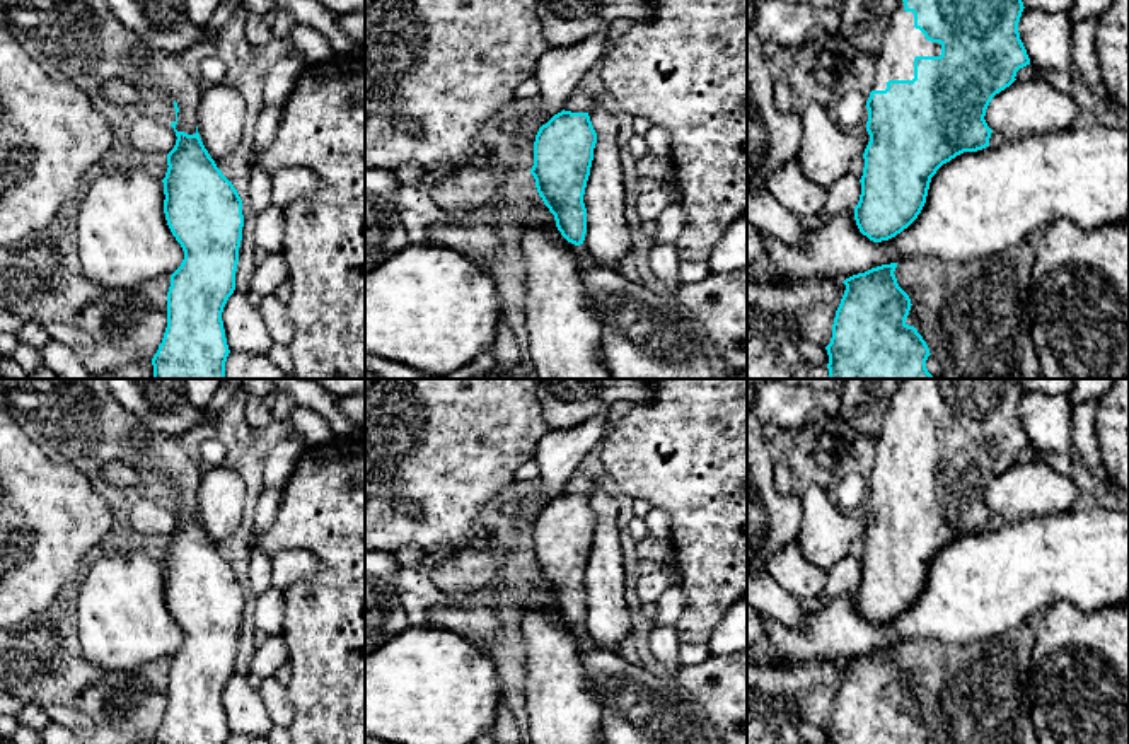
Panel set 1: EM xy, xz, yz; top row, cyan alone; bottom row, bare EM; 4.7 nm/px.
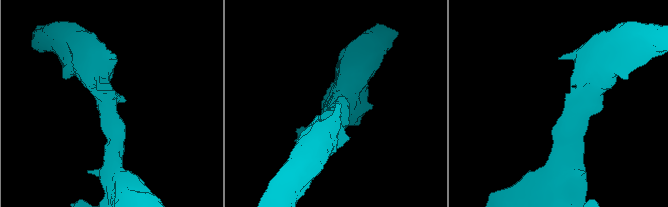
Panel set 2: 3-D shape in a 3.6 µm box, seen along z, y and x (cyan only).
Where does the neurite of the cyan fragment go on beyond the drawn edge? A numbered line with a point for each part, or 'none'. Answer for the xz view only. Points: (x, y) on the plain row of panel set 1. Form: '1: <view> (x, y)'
none

